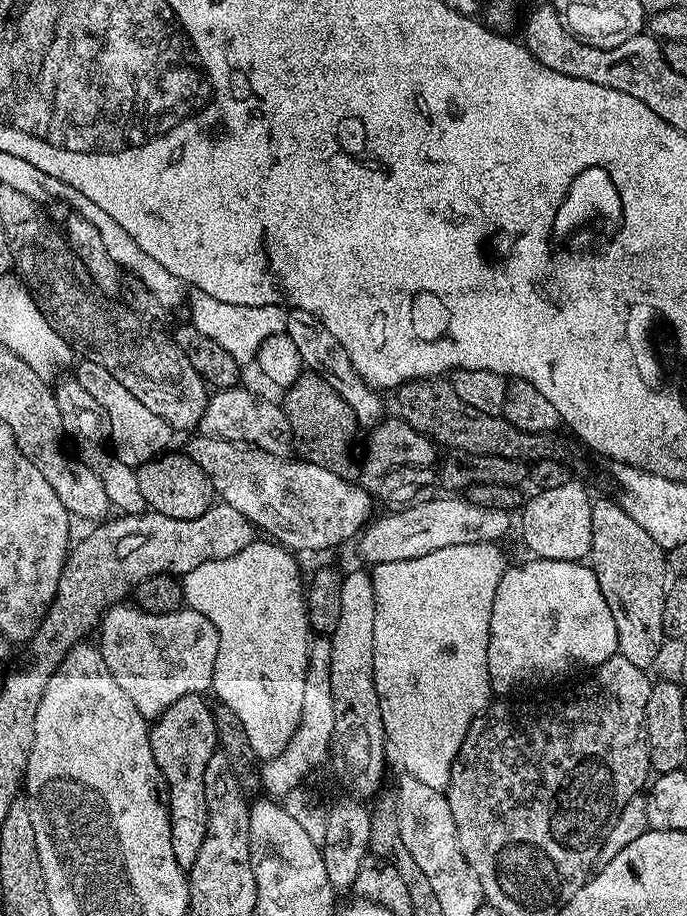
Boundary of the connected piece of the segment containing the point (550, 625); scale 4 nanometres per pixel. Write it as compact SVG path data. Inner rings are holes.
M528 558L517 568L505 567L502 582L498 582L498 590L494 594L494 606L490 610L490 634L486 666L493 693L500 698L511 697L511 692L518 691L524 680L536 684L539 680L552 680L571 668L594 670L618 652L614 614L610 614L610 606L606 606L596 573L587 563L574 560Z

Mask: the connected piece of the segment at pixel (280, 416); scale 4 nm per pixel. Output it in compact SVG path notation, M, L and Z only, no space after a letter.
M244 387L219 389L209 397L207 408L200 420L199 433L219 440L252 444L275 456L288 456L292 446L295 447L296 439L283 407L277 401L274 403L260 398Z

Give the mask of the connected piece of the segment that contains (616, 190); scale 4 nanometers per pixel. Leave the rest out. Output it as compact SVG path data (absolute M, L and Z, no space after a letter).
M588 164L588 168L580 168L580 172L572 172L574 182L570 190L562 198L562 202L552 208L552 220L548 220L548 252L560 252L560 256L600 256L600 252L608 252L612 244L616 244L616 236L624 232L624 192L620 192L620 184L616 184L616 176L612 176L612 168L604 168L604 164Z

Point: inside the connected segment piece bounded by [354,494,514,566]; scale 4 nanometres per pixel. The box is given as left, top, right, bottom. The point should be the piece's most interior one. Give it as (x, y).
(431, 525)

